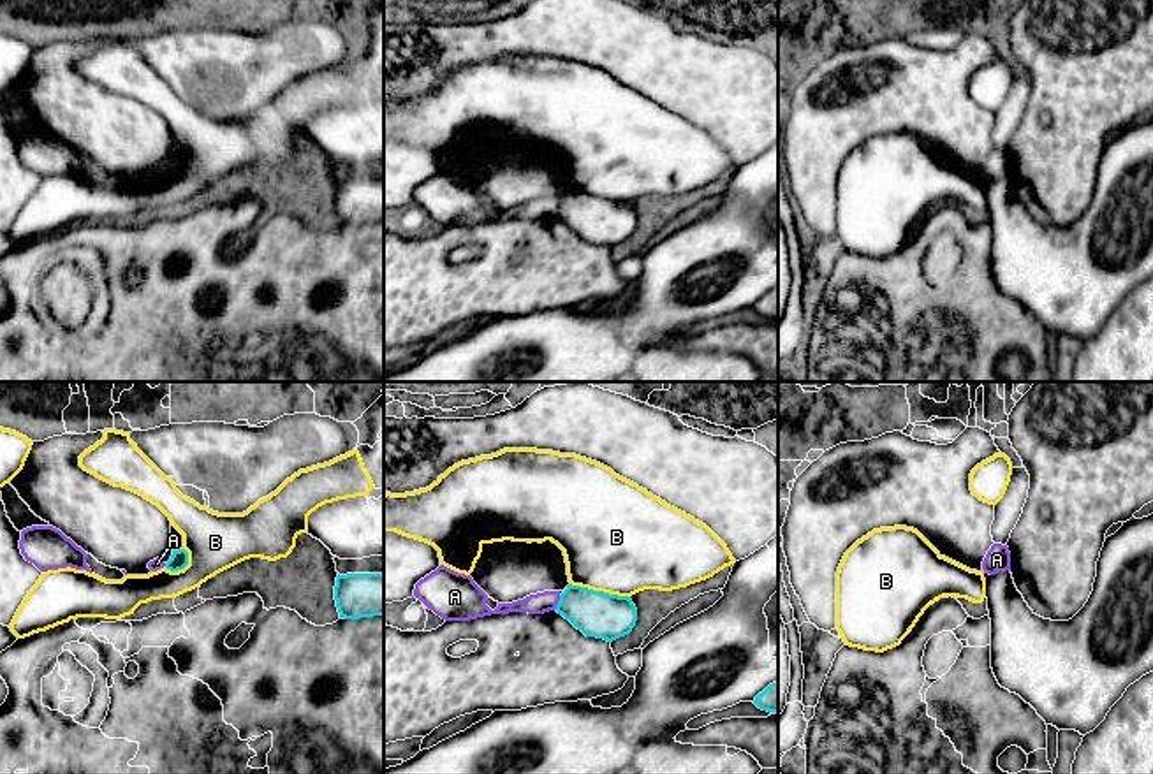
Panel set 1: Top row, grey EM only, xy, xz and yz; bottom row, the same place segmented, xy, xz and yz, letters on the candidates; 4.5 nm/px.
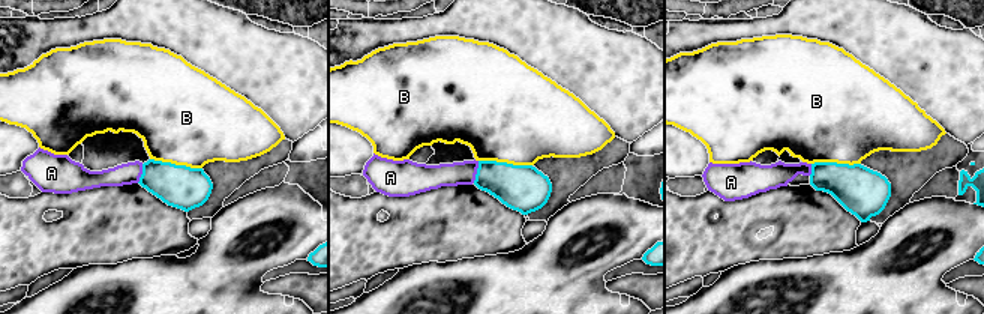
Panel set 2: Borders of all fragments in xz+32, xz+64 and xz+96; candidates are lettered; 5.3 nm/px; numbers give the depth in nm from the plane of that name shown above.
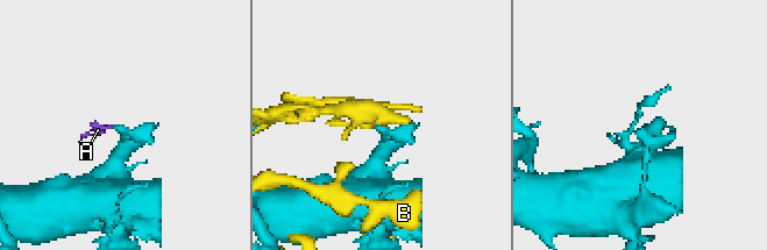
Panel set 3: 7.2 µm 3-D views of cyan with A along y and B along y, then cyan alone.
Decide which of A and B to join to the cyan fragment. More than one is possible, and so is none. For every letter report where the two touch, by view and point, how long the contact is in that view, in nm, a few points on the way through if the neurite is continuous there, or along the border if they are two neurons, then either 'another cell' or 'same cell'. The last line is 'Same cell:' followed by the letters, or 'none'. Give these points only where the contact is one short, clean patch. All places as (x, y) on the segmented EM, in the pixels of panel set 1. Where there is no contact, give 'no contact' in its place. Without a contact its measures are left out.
A: meets cyan in xz at (558, 602); contact 80 nm long; border along xz (560, 595), (553, 609); another cell
B: meets cyan in xz at (599, 591); contact 280 nm long; another cell
Same cell: none

